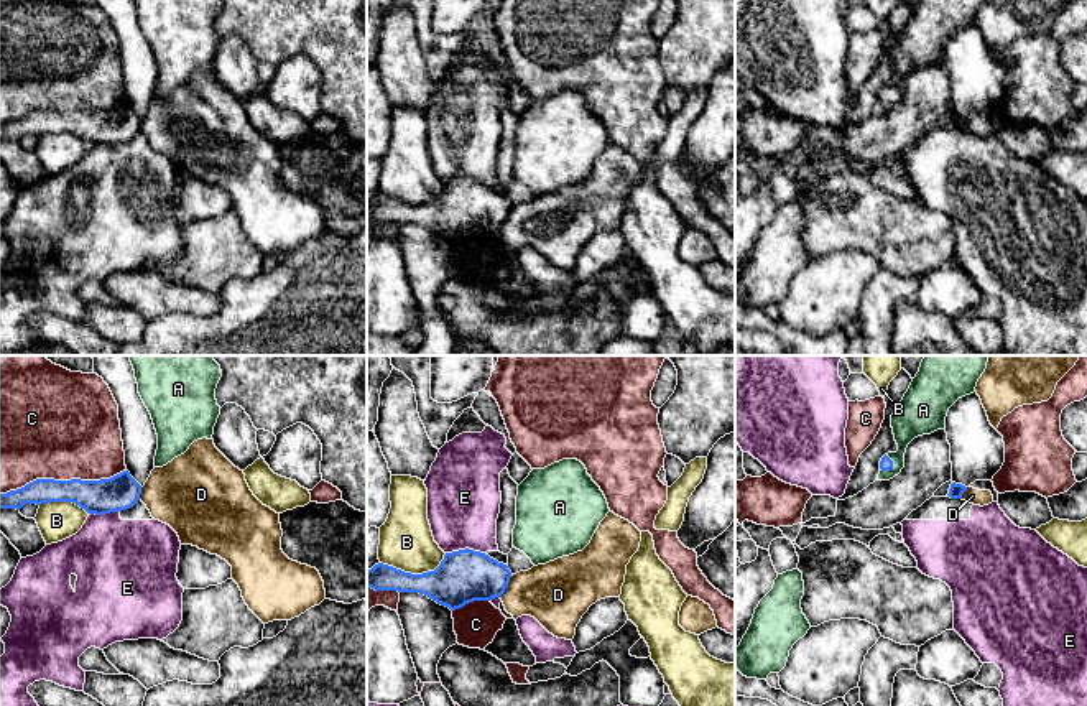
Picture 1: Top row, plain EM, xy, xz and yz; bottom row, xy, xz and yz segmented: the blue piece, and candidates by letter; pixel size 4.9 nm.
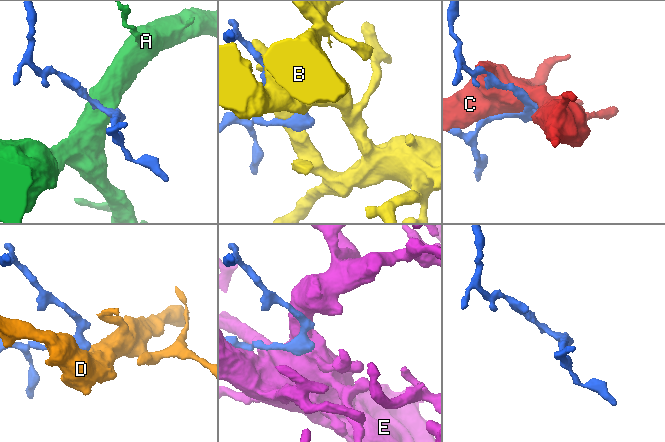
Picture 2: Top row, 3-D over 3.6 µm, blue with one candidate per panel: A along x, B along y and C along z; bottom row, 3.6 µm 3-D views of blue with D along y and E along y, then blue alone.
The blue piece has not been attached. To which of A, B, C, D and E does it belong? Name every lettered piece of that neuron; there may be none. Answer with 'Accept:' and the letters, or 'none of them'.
Accept: A

